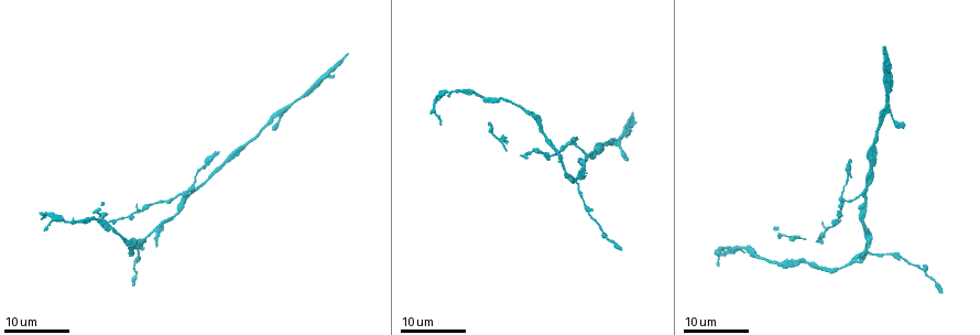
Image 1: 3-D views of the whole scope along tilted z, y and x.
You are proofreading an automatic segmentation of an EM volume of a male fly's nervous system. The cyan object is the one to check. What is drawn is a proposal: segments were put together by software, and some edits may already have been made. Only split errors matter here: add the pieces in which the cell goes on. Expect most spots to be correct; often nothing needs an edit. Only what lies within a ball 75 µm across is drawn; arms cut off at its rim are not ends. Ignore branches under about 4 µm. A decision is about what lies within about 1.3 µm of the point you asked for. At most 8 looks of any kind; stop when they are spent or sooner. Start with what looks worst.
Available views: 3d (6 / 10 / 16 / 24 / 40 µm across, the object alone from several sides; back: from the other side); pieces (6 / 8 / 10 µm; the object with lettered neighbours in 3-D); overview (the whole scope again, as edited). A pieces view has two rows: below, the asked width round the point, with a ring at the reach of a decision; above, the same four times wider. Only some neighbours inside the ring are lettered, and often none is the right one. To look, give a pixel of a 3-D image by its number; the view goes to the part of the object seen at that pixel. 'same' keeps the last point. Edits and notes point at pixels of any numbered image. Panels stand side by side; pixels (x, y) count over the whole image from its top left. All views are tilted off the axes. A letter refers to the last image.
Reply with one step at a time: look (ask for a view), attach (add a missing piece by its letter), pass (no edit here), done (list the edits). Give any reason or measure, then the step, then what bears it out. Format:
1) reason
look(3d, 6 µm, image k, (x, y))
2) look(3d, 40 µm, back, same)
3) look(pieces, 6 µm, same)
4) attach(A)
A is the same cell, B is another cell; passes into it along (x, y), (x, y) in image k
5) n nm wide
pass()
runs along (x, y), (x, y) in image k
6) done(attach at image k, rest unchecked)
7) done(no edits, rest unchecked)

an open end
look(3d, 24 µm, image 1, (489, 122))

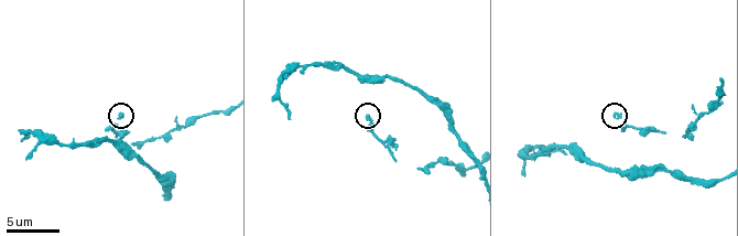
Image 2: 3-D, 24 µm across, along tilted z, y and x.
look(pieces, 10 µm, image 2, (122, 113))

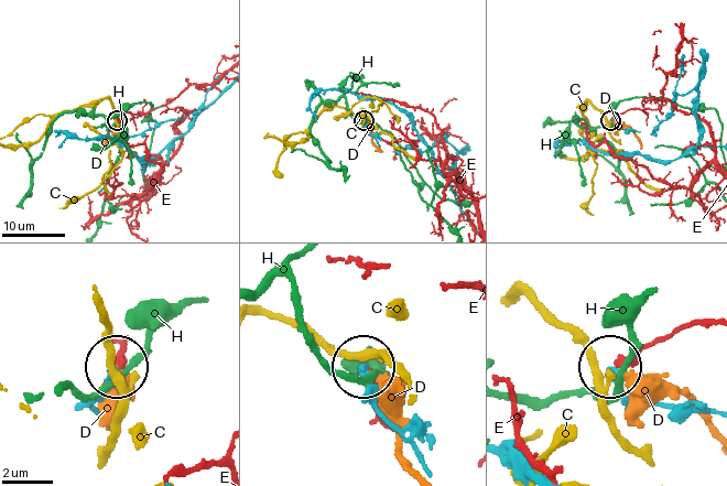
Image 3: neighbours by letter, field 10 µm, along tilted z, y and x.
pass()
C, D, E and H are other cells; none of them fits

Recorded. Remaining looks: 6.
look(3d, 10 µm, image 2, (288, 117))

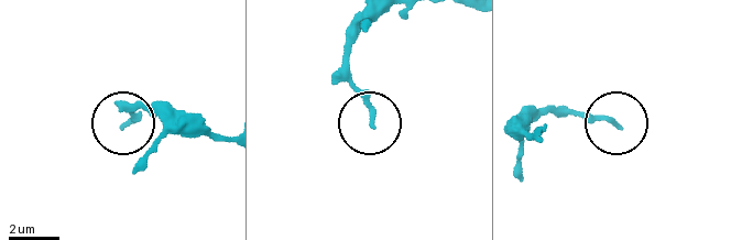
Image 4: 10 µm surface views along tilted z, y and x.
look(pieces, 8 µm, image 4, (616, 128))

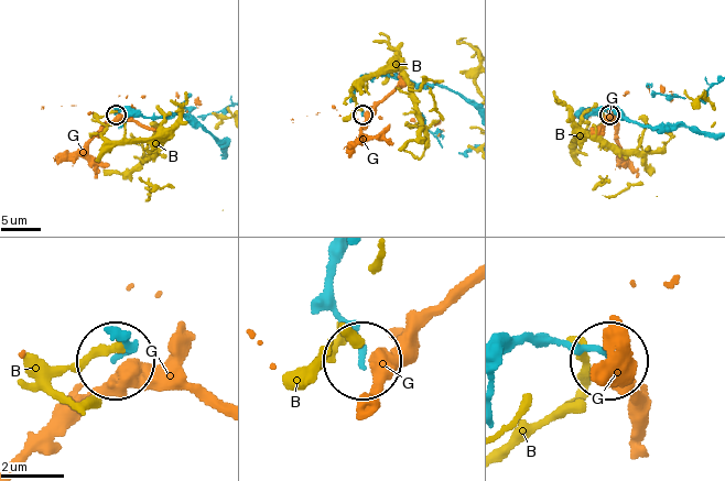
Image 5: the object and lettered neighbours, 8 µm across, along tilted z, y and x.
170 nm wide
pass()
B and G are other cells; runs along (338, 260), (332, 299), (360, 360) in image 5; none of them fits

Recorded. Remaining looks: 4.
branch stops here
look(3d, 16 µm, image 1, (132, 283))

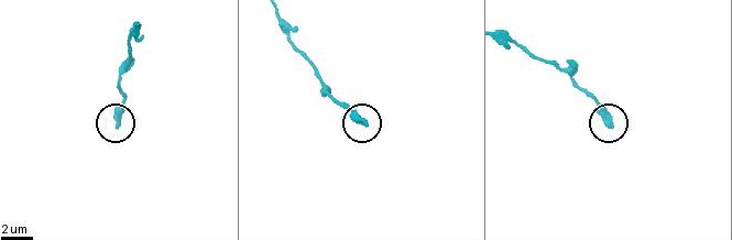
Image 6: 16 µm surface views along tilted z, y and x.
see the neighbours
look(pieces, 8 µm, image 6, (116, 125))

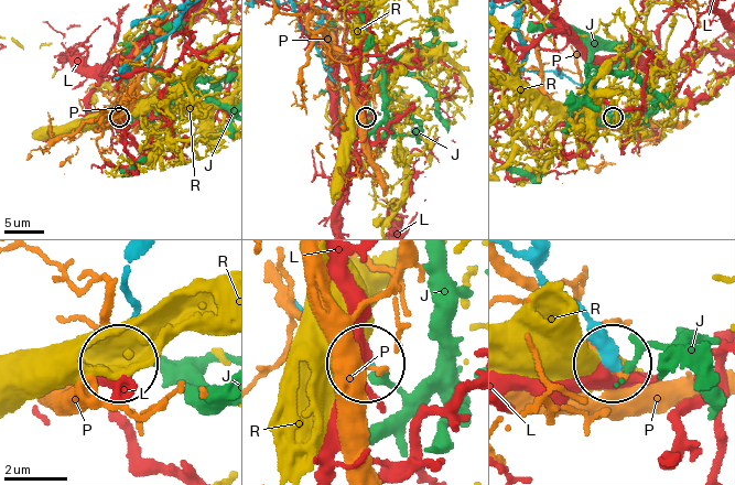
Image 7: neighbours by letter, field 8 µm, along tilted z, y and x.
310 nm wide
pass()
J, L, P and R are other cells; runs along (528, 266), (609, 358) in image 7; no lettered piece goes on from it

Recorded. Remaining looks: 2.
branch stops here
look(3d, 24 µm, image 1, (217, 151))

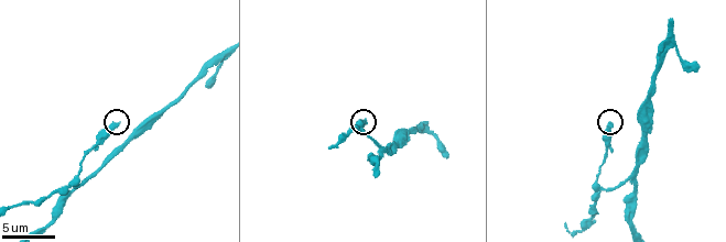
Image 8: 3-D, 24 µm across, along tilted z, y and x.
look(pieces, 10 µm, image 8, (612, 123))

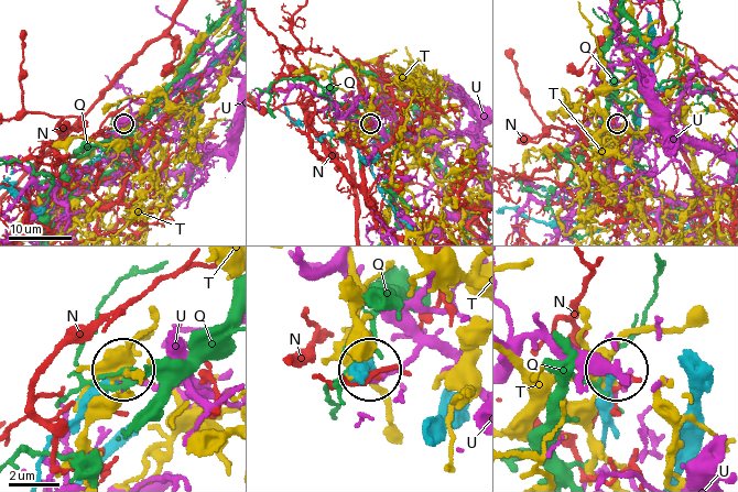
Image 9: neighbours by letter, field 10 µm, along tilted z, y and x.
280 nm wide
pass()
N, Q, T and U are other cells; none of them fits

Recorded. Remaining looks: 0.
done(no edits, rest unchecked)

